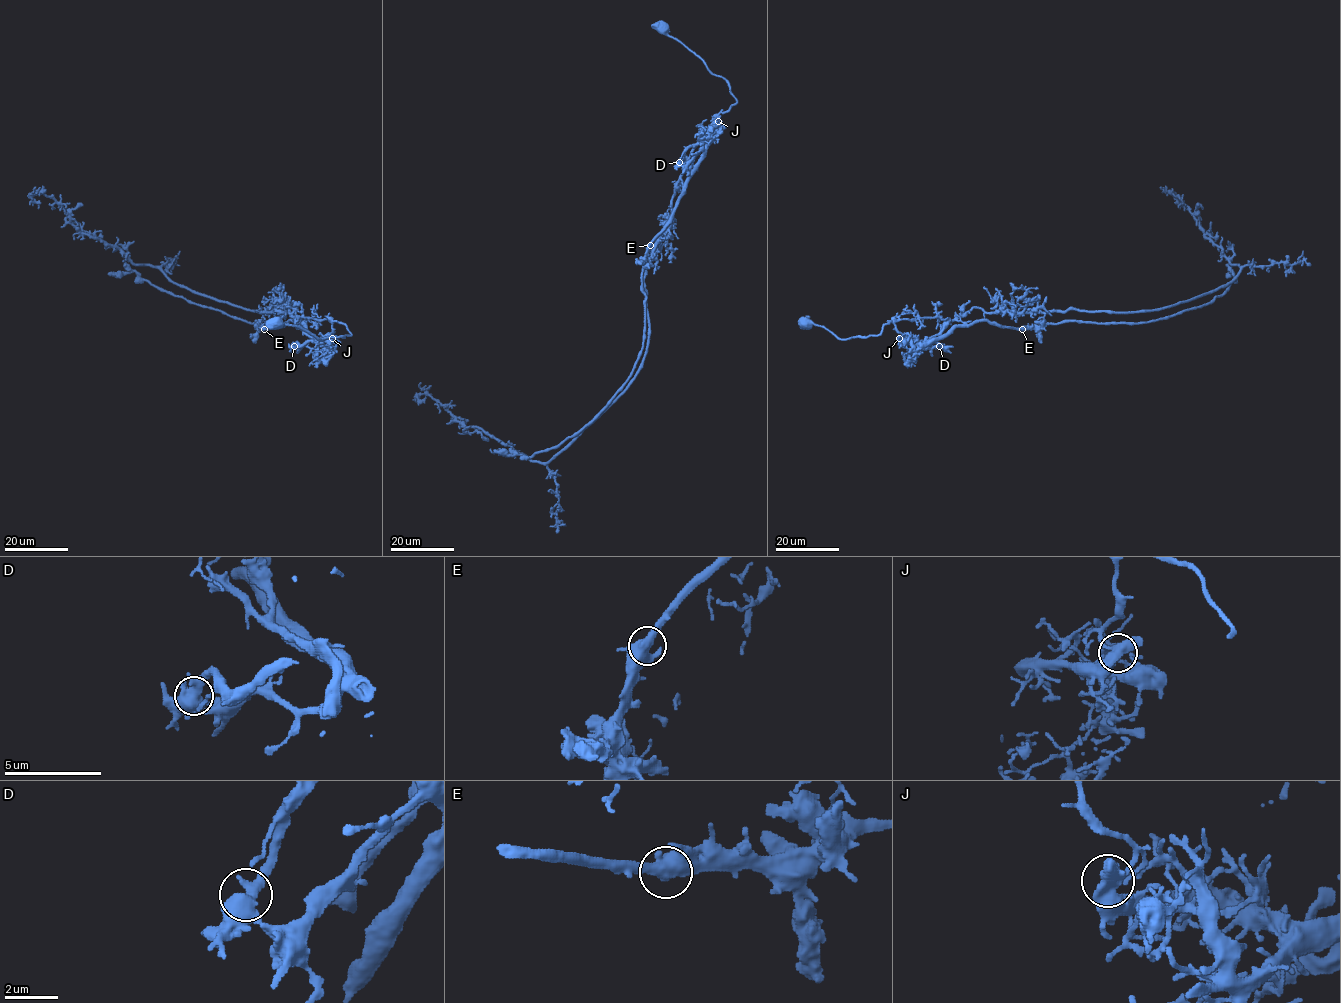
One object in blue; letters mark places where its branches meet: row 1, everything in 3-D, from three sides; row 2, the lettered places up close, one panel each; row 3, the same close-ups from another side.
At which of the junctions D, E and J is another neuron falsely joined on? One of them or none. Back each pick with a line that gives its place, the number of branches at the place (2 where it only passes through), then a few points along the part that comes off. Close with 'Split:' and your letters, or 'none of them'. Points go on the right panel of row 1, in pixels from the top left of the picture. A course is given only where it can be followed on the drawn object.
J: at (899, 338); 3 branches meet; foreign part runs (899, 338), (930, 343), (982, 320), (1019, 328), (1166, 319), (1220, 296), (1234, 279), (1227, 274)
Split: J

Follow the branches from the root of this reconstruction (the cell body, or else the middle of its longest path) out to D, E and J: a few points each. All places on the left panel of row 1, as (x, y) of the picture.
D: (275, 324), (299, 326), (320, 339), (351, 334), (345, 324), (334, 321), (326, 340), (294, 346)
E: (275, 324), (299, 326), (320, 339), (351, 334), (336, 321), (320, 343), (292, 320), (264, 329)
J: (275, 324), (299, 326), (320, 339), (351, 334), (345, 324), (334, 321), (330, 334), (332, 338)

